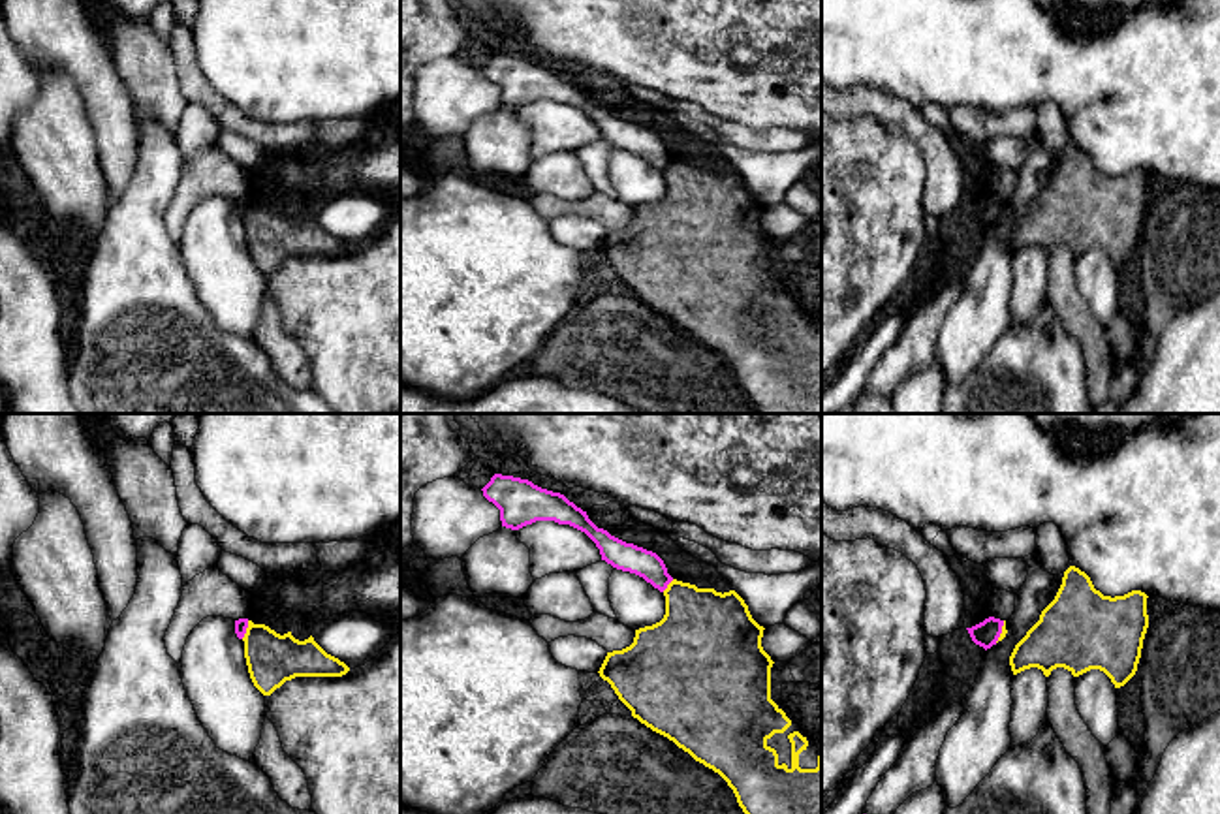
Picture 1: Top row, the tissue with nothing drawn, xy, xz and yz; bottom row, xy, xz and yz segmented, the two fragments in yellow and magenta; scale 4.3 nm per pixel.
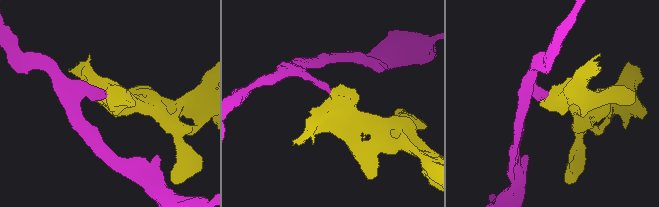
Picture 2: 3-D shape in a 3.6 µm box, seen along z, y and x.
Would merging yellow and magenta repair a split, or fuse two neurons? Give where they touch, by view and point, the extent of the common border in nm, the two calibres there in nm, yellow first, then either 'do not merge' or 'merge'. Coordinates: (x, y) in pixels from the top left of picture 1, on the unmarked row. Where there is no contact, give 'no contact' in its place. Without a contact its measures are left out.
xy (247, 209) | 90 nm | 220/60 nm | do not merge

